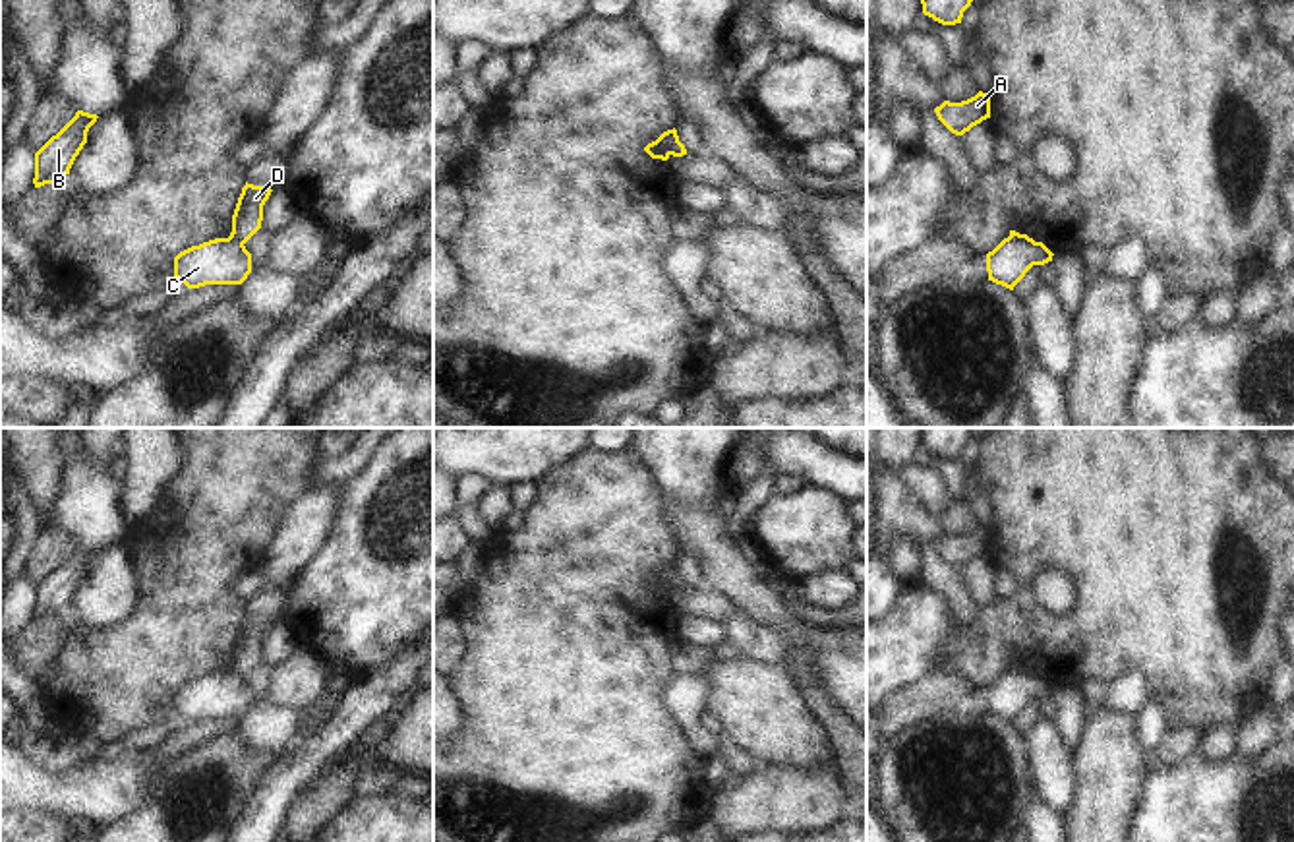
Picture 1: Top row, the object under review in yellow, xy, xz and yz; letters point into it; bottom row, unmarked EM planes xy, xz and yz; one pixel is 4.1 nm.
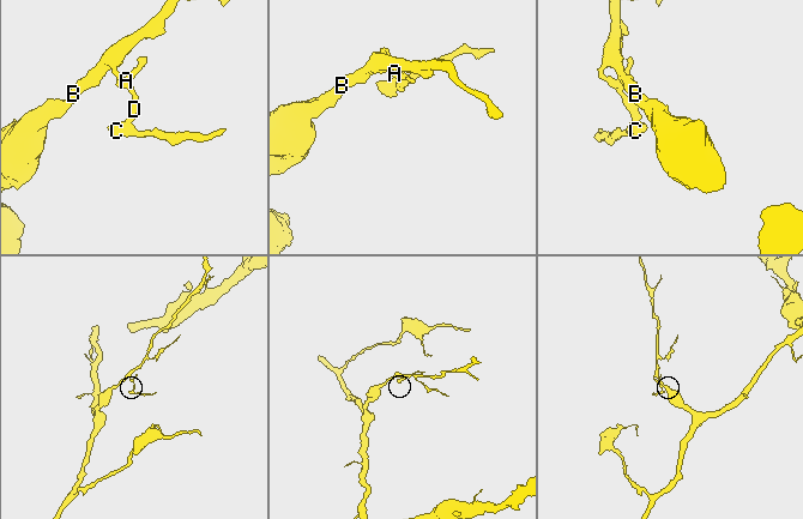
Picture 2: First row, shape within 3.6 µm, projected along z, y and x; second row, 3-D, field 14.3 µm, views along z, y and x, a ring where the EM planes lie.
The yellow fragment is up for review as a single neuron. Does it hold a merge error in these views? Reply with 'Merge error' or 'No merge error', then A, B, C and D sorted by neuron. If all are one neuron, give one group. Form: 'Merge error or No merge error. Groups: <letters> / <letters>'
Merge error. Groups: A B D / C

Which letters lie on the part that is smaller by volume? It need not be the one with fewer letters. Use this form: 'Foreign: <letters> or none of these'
Foreign: C

